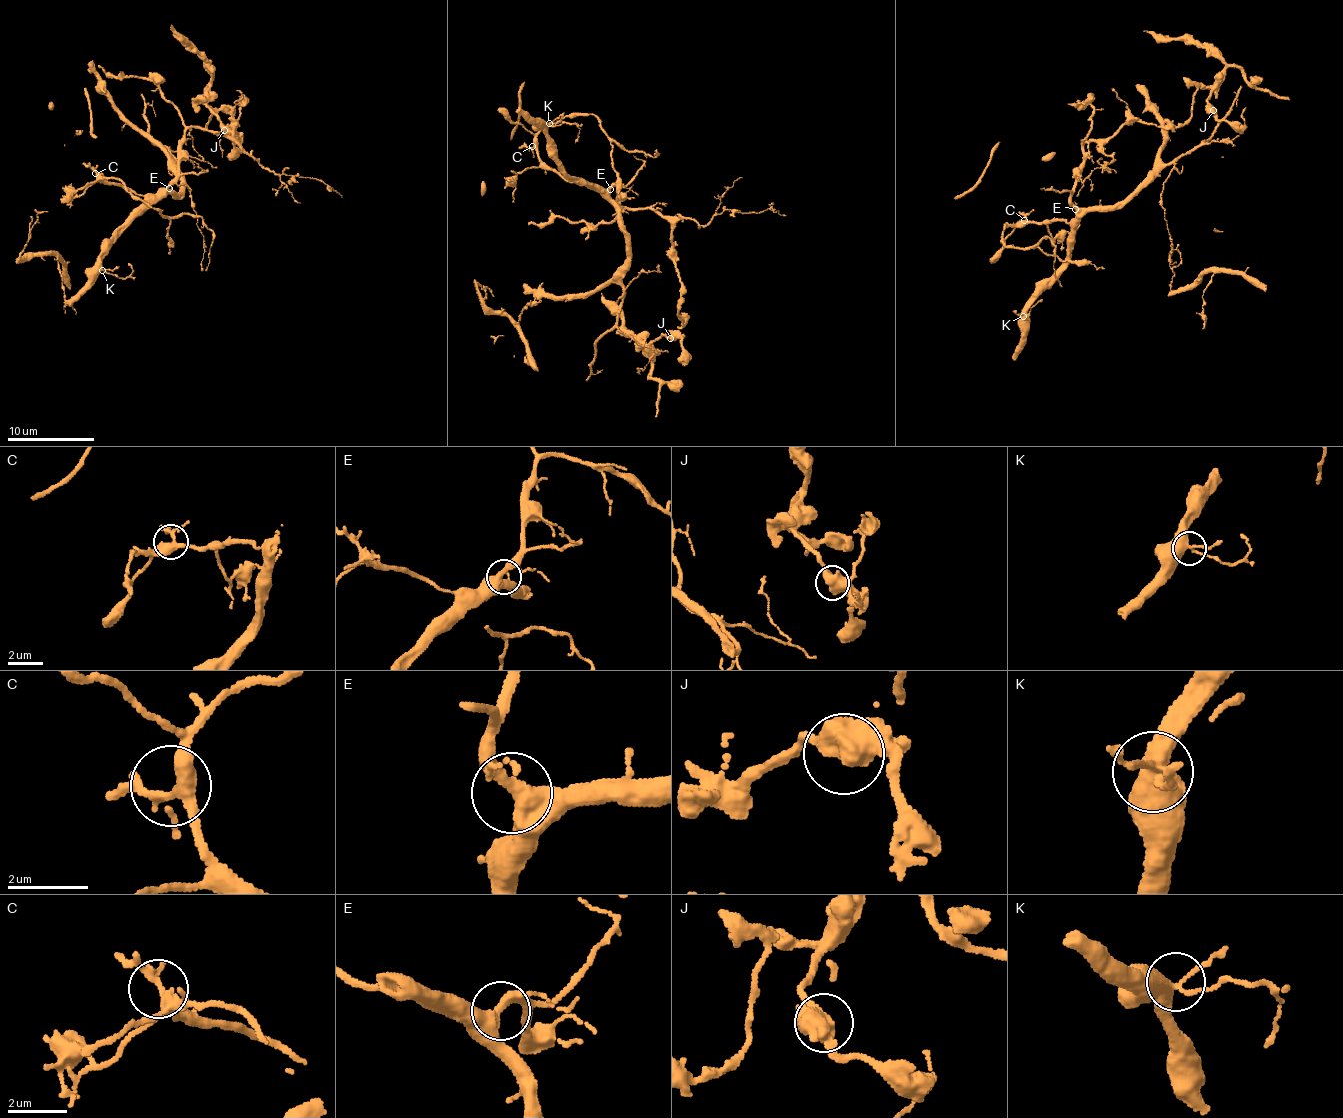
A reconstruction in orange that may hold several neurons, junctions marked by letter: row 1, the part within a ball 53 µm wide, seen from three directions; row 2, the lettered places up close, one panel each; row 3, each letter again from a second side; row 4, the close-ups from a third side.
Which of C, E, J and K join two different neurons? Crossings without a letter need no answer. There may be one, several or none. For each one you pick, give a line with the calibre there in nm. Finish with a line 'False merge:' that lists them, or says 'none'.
False merge: none

